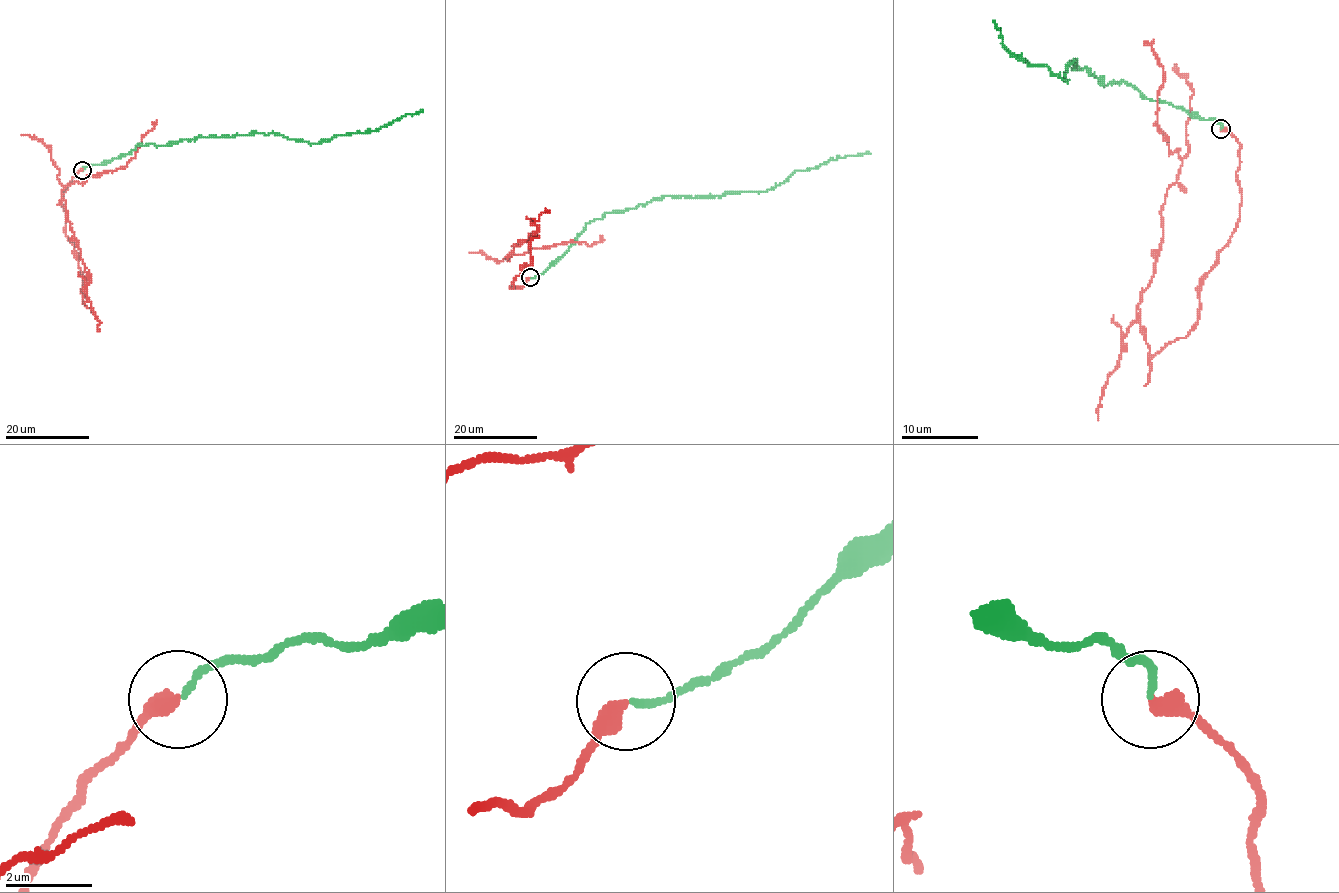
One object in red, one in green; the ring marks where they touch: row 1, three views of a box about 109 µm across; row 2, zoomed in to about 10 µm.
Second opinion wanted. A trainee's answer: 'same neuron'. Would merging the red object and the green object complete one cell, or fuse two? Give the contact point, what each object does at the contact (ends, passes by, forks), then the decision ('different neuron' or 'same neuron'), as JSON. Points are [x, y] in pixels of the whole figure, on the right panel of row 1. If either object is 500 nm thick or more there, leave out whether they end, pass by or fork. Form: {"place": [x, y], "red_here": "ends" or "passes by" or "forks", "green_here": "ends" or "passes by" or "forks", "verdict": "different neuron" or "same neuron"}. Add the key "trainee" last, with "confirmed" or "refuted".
{"place": [1221, 129], "red_here": "ends", "green_here": "ends", "verdict": "different neuron", "trainee": "refuted"}

